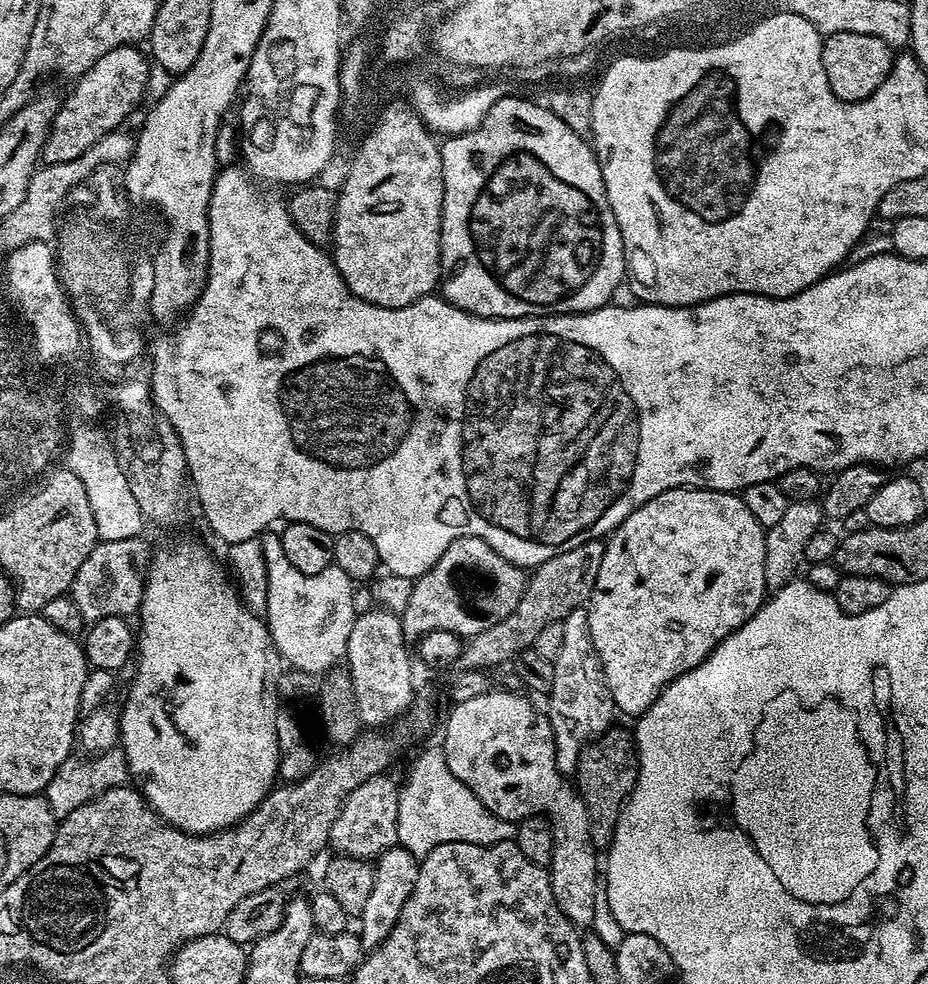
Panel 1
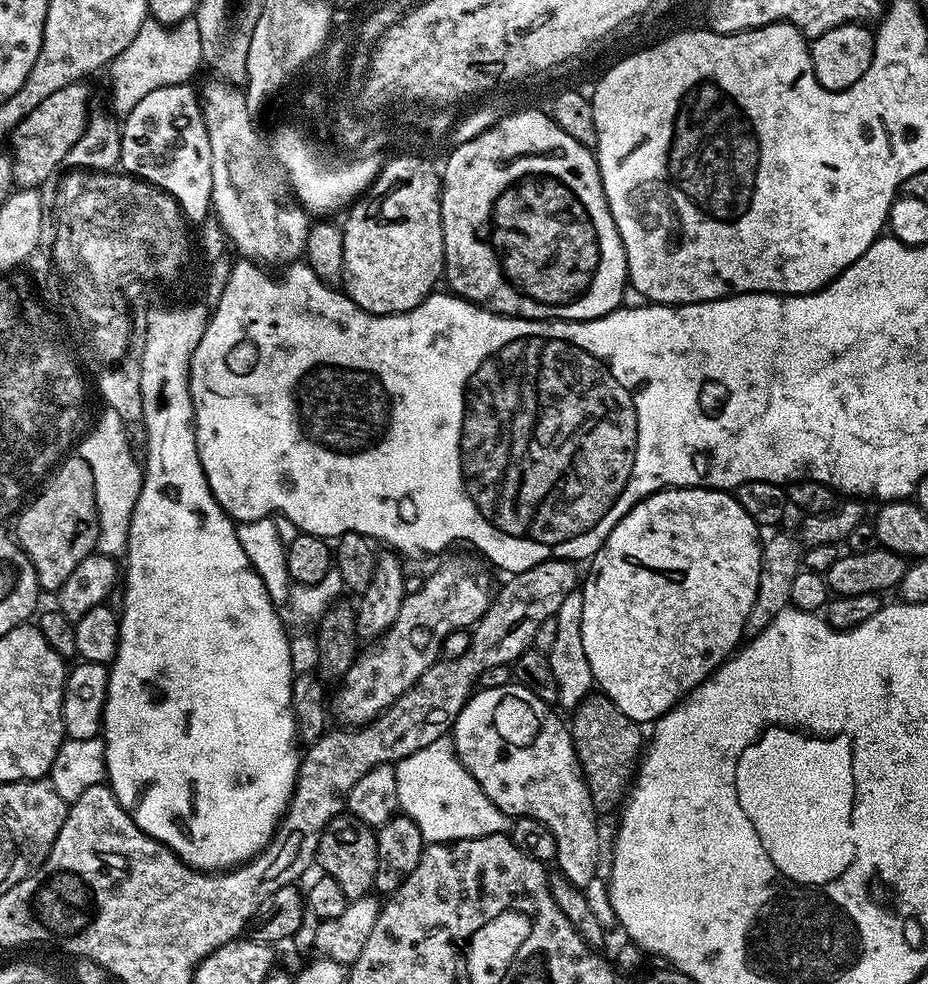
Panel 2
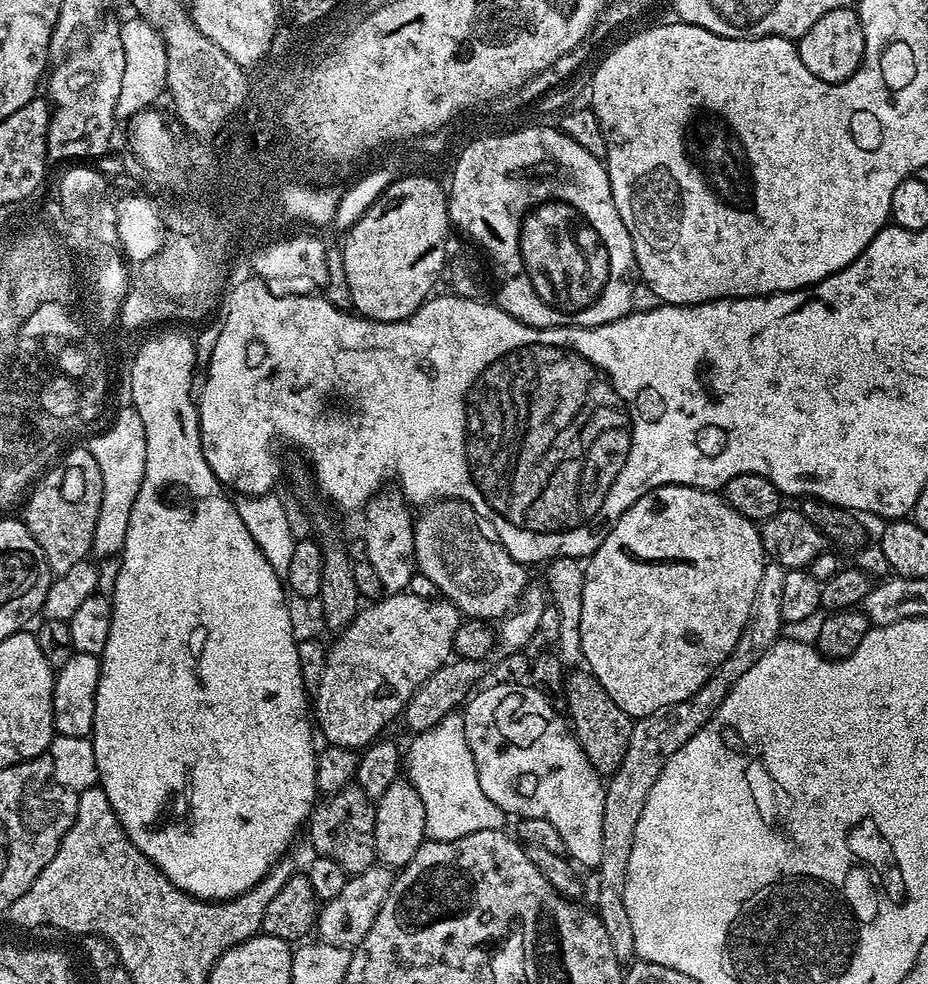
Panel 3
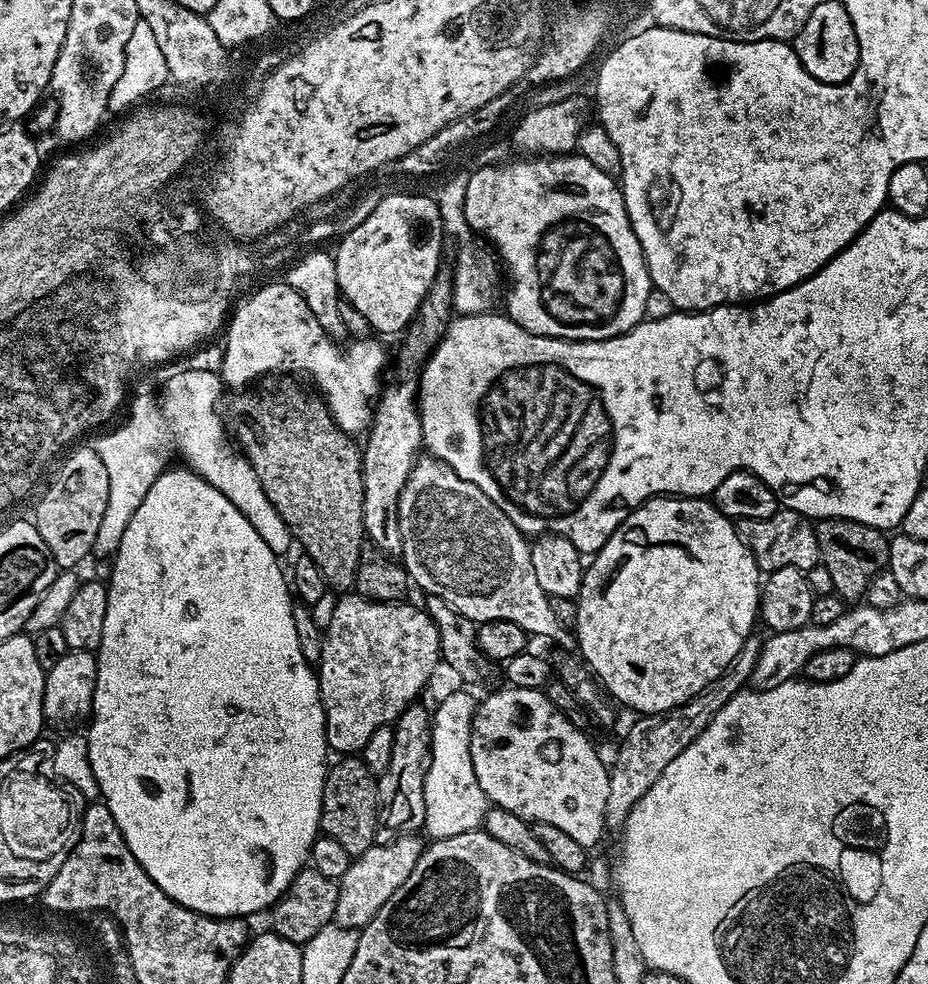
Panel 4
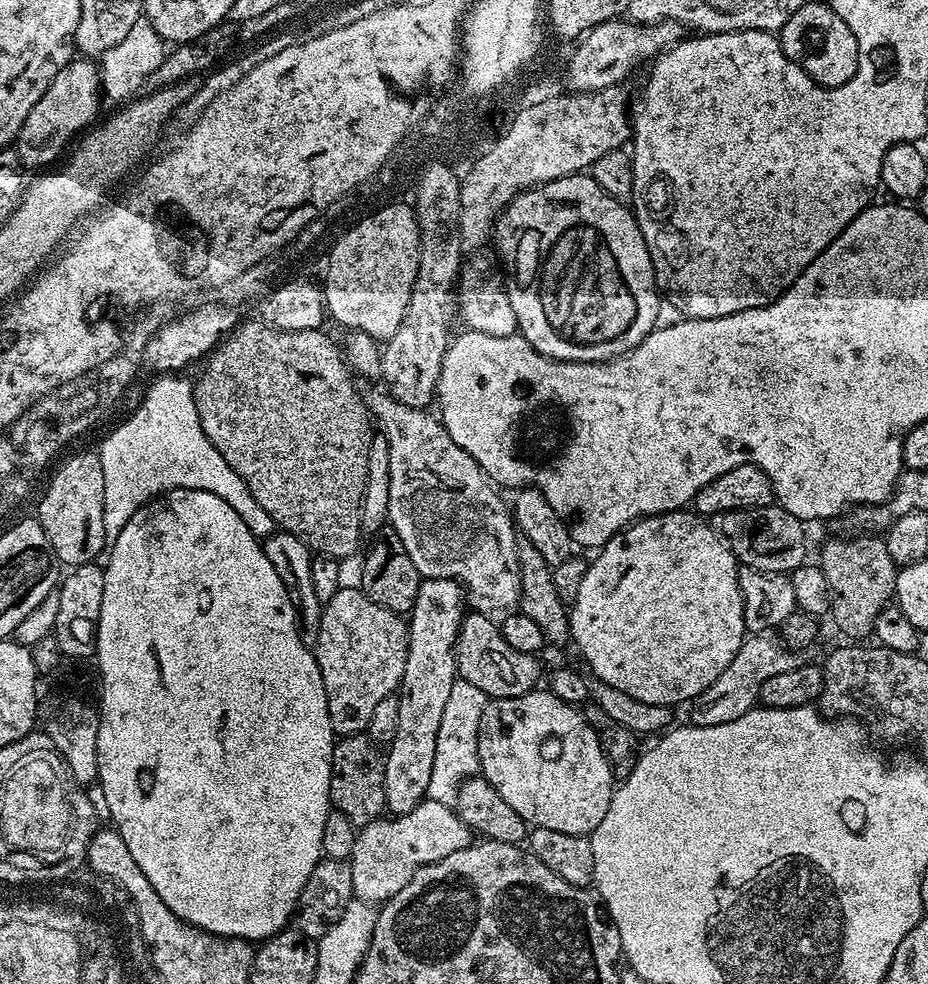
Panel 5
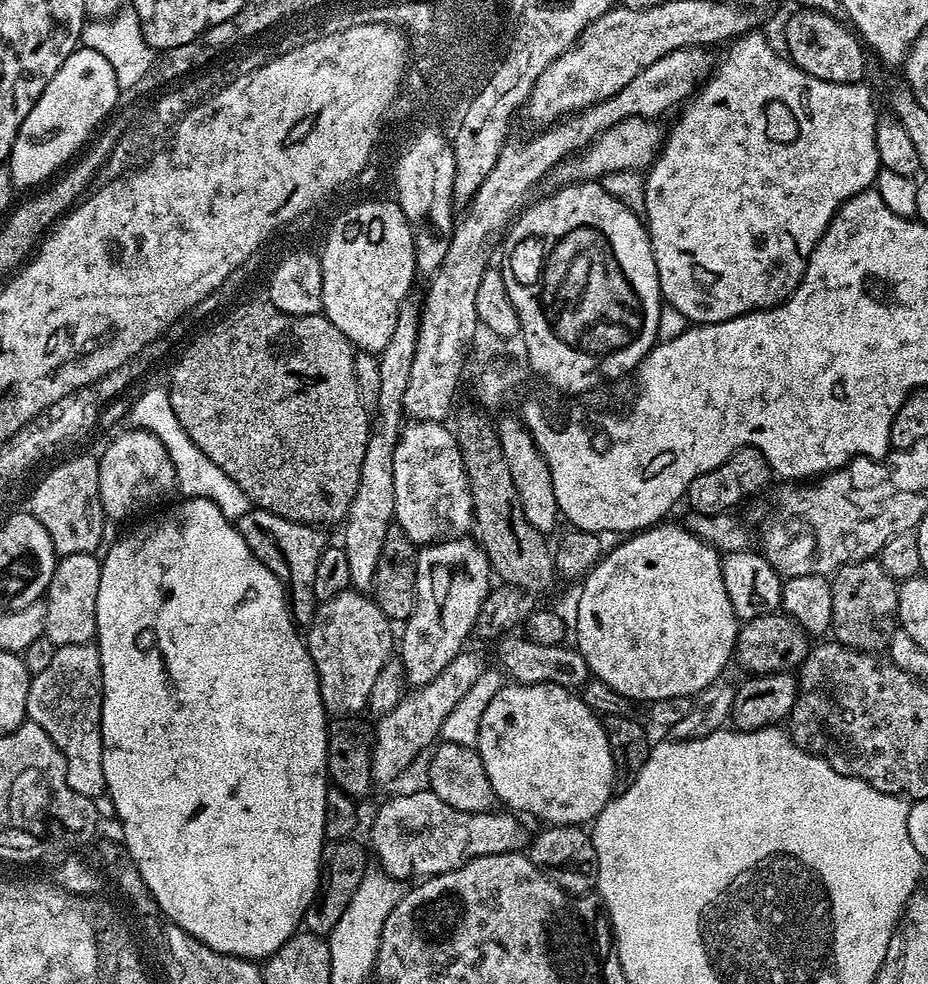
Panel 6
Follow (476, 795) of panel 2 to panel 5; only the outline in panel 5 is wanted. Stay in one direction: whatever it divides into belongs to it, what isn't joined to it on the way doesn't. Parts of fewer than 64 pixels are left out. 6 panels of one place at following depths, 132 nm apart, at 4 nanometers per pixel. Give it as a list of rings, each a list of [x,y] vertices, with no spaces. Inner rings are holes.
[[[457,678],[442,709],[442,726],[438,726],[438,747],[434,750],[434,770],[430,770],[427,799],[455,805],[460,783],[480,772],[478,758],[478,726],[489,697],[471,682]]]

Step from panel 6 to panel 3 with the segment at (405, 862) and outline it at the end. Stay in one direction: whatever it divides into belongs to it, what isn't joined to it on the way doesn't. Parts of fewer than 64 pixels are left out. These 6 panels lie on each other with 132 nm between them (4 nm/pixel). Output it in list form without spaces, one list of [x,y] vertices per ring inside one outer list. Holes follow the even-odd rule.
[[[375,862],[368,869],[362,870],[356,875],[349,875],[342,890],[334,898],[323,901],[322,907],[319,909],[315,926],[319,943],[342,946],[349,950],[360,945],[362,938],[366,938],[366,934],[370,934],[370,926],[374,926],[374,922],[382,910],[382,902],[386,902],[386,898],[390,894],[393,879],[393,869],[379,862]]]

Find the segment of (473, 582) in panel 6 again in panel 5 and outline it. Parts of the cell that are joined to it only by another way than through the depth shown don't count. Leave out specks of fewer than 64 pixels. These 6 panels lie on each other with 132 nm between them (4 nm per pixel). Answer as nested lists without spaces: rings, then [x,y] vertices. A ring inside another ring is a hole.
[[[436,577],[421,579],[417,601],[406,620],[408,657],[398,689],[398,726],[383,757],[385,802],[391,815],[410,814],[410,810],[428,795],[434,750],[438,747],[438,726],[442,726],[442,709],[458,678],[455,644],[465,613],[465,590],[459,581]]]

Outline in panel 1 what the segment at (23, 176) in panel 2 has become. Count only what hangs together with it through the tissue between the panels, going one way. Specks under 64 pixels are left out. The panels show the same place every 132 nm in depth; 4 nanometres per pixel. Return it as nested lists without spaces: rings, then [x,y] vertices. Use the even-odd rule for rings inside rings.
[[[125,46],[102,54],[90,70],[75,81],[72,93],[63,97],[60,109],[52,120],[48,137],[42,149],[44,164],[57,164],[78,159],[102,137],[117,131],[120,124],[136,108],[136,103],[148,92],[149,61],[139,52],[139,47]]]

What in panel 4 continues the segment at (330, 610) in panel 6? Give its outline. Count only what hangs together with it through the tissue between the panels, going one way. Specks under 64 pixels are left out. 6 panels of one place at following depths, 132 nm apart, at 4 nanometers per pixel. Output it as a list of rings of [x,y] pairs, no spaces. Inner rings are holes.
[[[344,594],[332,608],[332,617],[322,628],[322,658],[318,665],[320,700],[324,703],[324,729],[329,749],[337,754],[356,754],[370,742],[374,730],[395,725],[396,719],[417,699],[441,663],[438,626],[423,607],[380,603],[357,594]]]

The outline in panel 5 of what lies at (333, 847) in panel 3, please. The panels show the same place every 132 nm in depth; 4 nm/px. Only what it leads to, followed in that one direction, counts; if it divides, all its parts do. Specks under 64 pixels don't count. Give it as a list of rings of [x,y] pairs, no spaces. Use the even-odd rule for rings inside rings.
[[[367,735],[341,737],[332,748],[331,805],[351,820],[356,828],[379,819],[386,808],[385,768],[383,755],[376,742]]]

